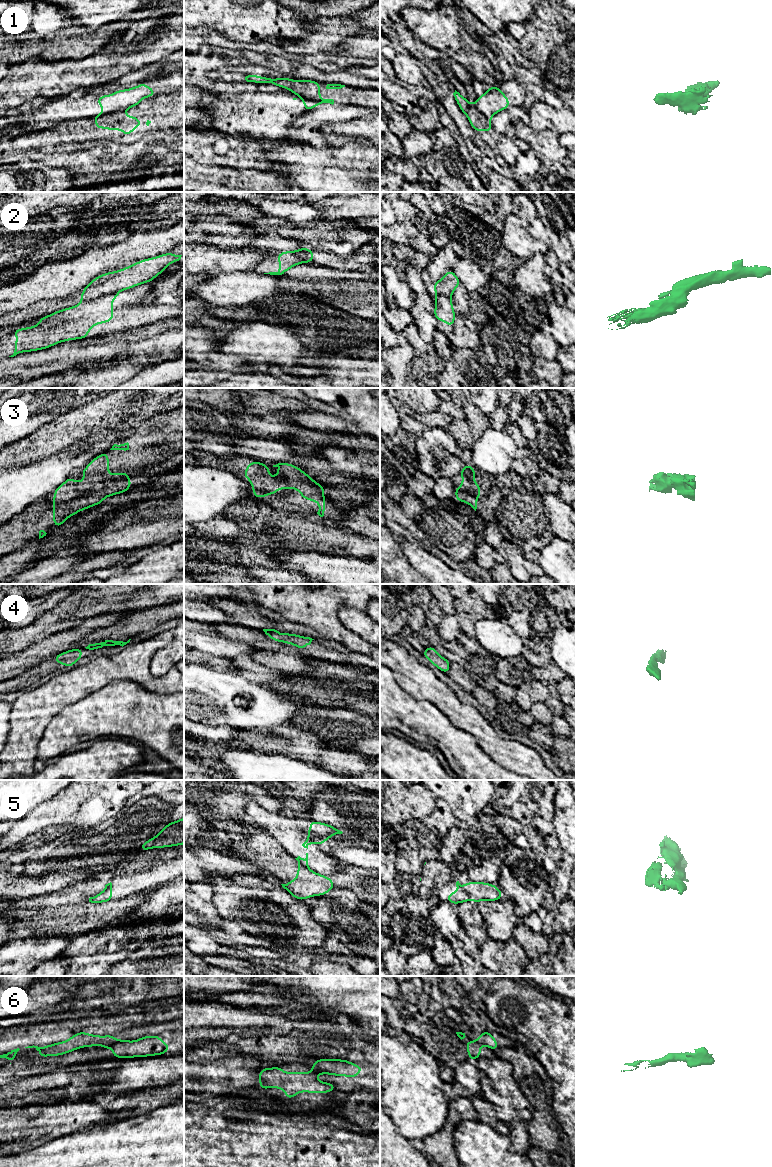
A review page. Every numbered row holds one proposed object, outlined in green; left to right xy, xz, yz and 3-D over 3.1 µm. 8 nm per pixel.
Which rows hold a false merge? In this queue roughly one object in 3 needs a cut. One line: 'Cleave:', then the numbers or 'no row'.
Cleave: 1, 2, 6

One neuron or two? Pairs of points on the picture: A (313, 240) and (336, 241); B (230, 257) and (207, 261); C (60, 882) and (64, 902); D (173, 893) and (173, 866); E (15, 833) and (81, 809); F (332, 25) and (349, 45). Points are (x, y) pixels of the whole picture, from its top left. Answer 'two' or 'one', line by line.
A: one
B: one
C: two
D: two
E: one
F: two

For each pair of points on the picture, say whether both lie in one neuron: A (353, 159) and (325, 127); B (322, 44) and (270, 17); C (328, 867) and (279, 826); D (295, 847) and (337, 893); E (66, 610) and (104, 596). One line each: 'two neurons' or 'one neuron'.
A: two neurons
B: two neurons
C: one neuron
D: two neurons
E: one neuron

